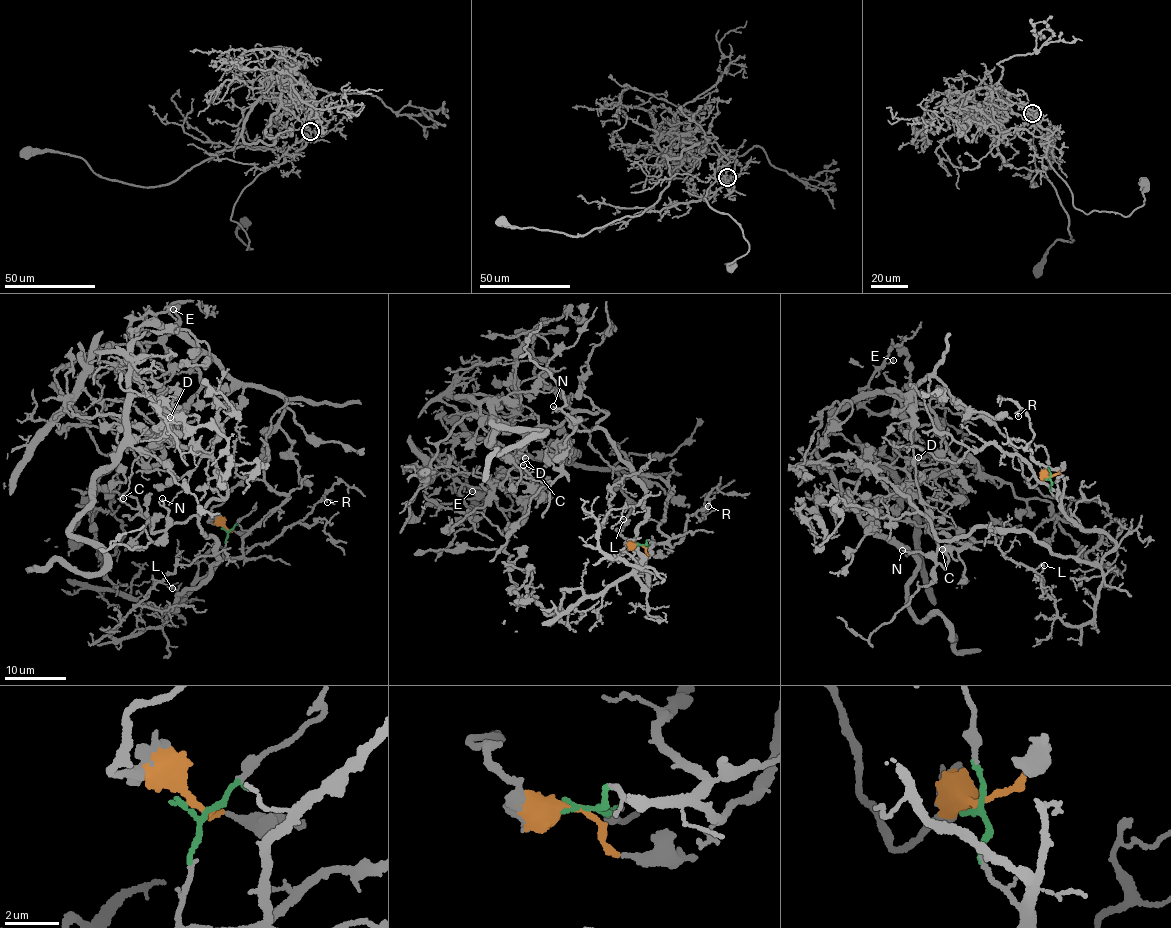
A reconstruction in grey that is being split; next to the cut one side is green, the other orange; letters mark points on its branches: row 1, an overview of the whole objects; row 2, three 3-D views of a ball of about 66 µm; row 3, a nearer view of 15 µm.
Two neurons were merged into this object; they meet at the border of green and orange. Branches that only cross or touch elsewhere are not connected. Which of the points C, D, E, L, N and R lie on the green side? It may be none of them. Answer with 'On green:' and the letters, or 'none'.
On green: C, D, L, N, R

